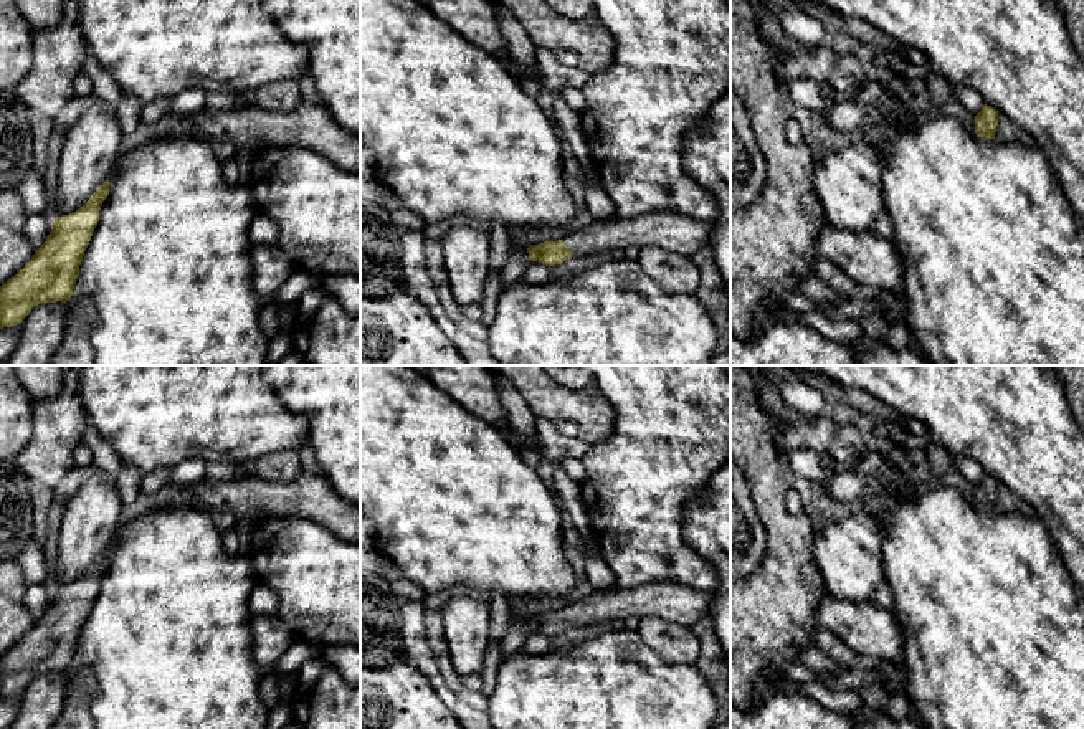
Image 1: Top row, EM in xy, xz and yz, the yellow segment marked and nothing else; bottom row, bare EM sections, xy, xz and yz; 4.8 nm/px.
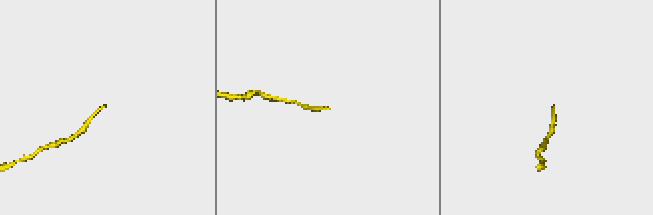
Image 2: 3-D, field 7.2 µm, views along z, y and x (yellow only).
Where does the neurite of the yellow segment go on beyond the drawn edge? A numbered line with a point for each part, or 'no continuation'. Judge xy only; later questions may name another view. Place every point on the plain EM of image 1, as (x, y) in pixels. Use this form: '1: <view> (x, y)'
no continuation

